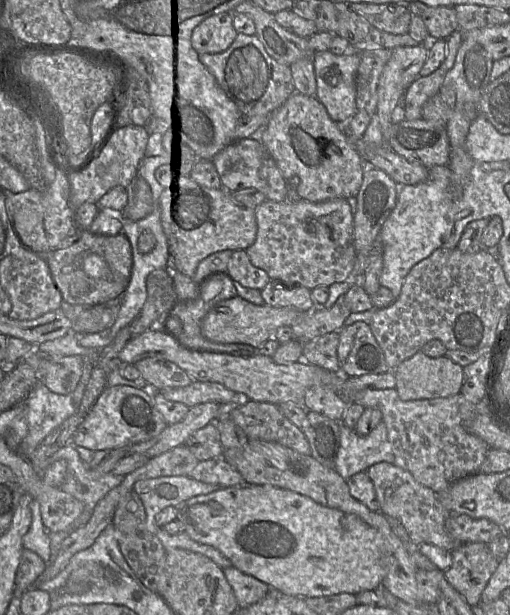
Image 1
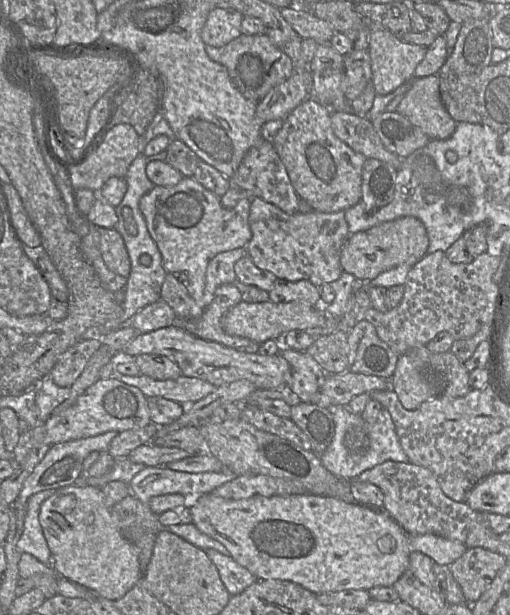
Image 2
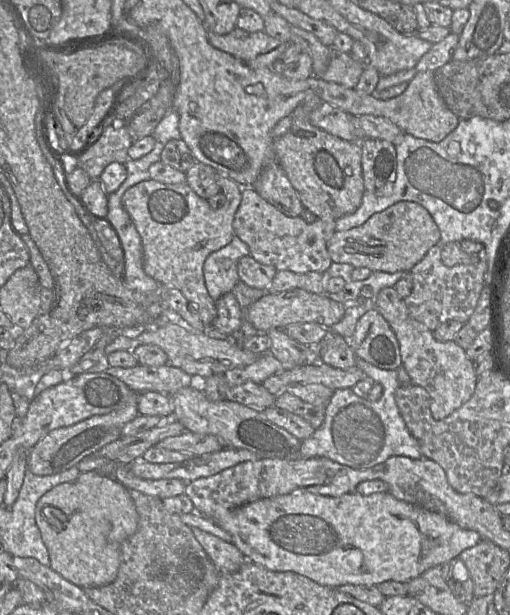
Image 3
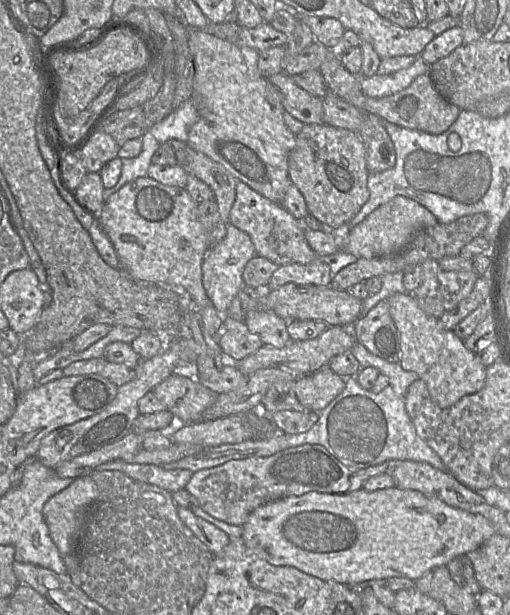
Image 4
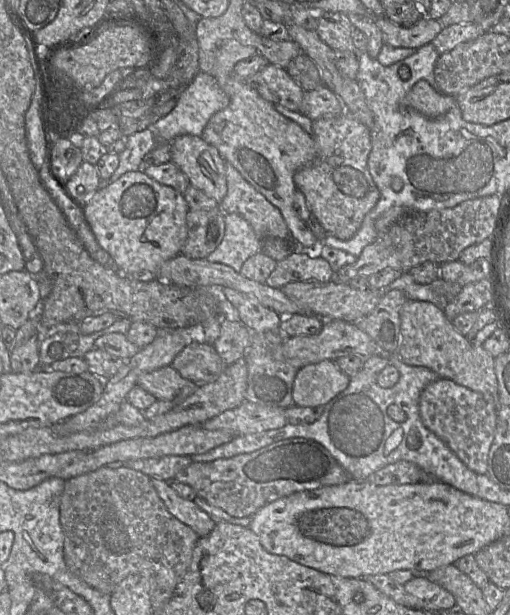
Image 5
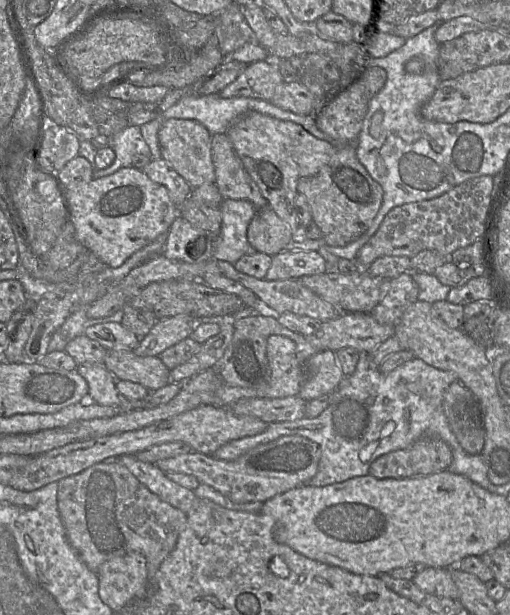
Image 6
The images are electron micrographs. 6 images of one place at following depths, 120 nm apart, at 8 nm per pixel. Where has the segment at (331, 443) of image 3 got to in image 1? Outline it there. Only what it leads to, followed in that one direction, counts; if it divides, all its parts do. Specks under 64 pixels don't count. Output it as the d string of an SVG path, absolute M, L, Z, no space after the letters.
M383 420L365 436L359 436L355 429L350 429L340 422L340 447L334 469L345 480L356 473L366 471L370 466L379 463L394 463L395 456L388 440L387 427Z

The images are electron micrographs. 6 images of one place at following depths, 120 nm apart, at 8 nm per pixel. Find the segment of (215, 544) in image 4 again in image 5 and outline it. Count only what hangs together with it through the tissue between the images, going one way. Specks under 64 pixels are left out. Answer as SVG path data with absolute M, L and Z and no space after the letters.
M151 478L151 483L168 511L181 522L192 528L199 537L207 536L214 529L216 520L211 518L209 514L203 511L194 501L181 497L172 487L172 482L169 483L158 478Z

